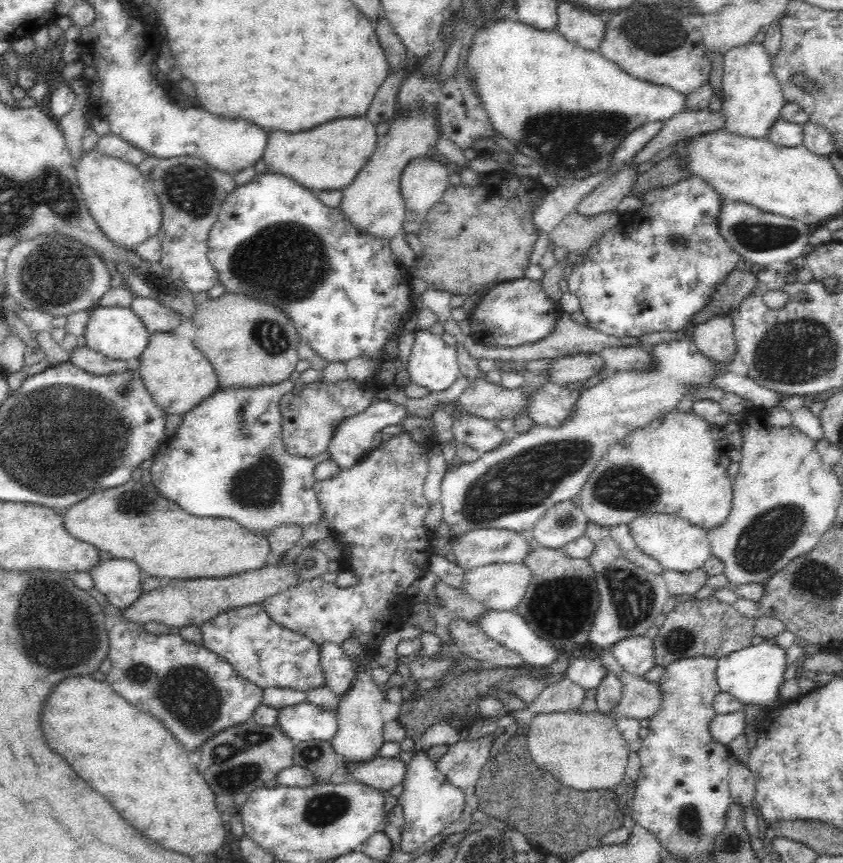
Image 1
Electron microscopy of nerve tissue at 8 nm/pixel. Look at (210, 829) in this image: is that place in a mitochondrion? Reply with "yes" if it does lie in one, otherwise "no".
no

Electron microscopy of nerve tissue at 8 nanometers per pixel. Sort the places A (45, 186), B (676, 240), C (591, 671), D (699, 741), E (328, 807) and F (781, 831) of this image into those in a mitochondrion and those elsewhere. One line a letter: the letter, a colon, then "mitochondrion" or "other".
A: mitochondrion
B: mitochondrion
C: other
D: other
E: mitochondrion
F: other

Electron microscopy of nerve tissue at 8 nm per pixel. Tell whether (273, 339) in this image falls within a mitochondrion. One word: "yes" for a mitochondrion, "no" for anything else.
yes

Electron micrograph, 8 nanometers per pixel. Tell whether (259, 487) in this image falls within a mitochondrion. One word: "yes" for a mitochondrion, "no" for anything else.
yes

